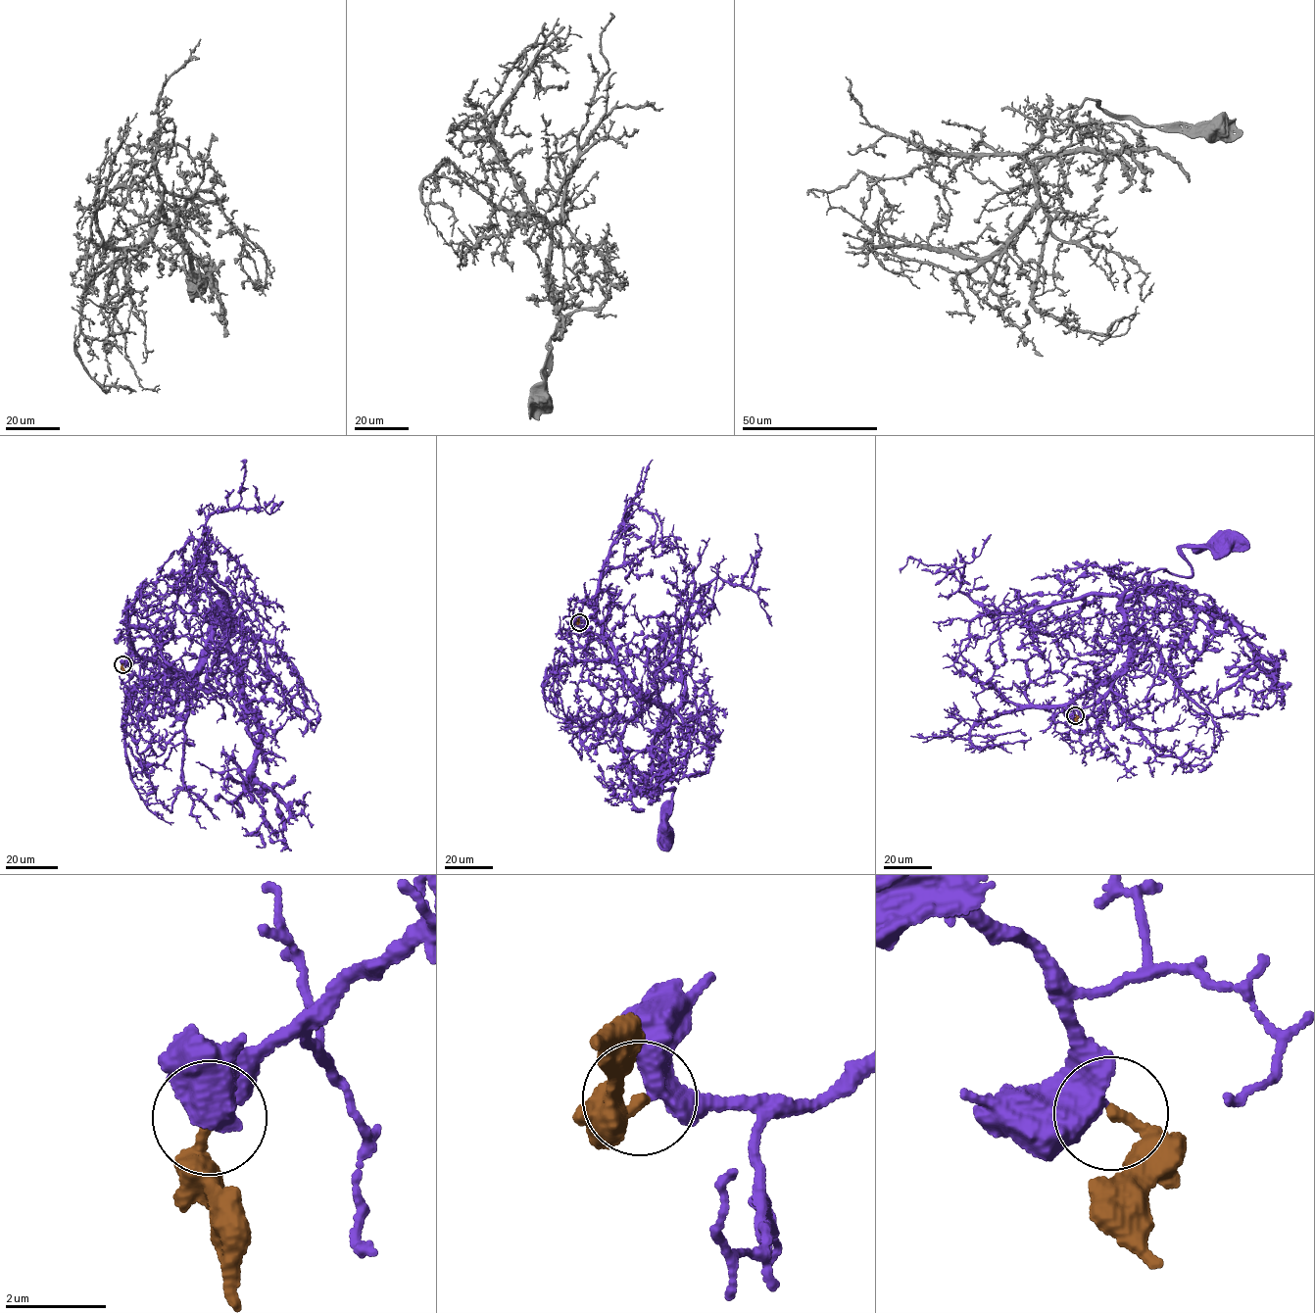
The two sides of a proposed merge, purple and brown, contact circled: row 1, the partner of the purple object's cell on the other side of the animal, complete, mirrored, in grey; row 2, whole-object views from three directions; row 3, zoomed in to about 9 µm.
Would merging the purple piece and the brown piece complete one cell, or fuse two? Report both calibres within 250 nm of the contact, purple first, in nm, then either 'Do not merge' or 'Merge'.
Thickness 440 nm (purple) against 240 nm. Merge

